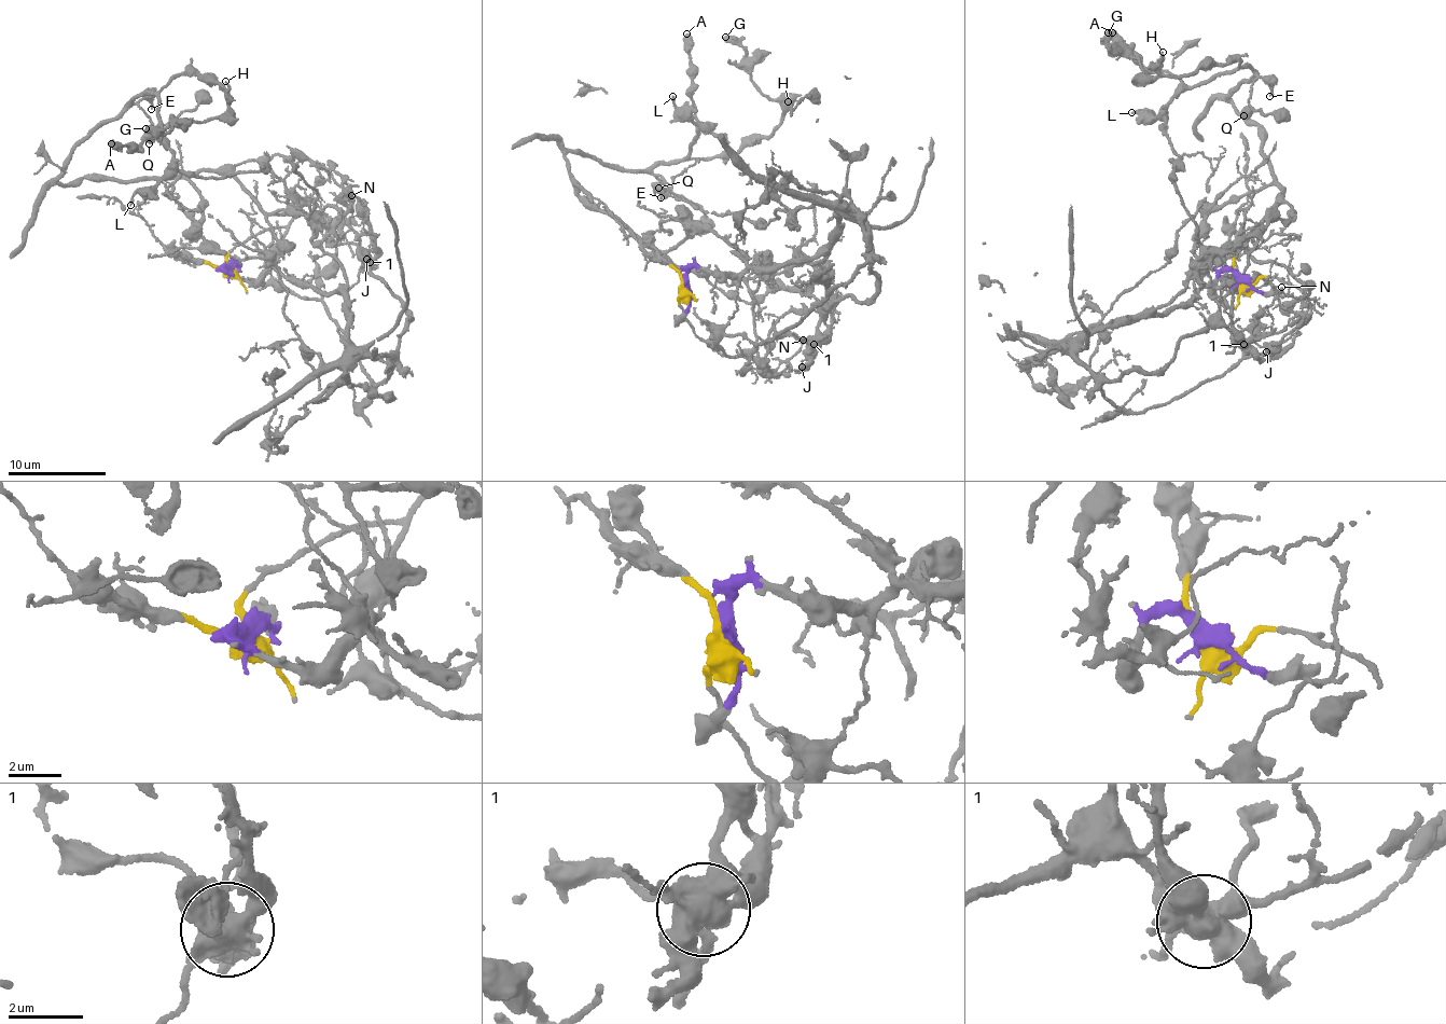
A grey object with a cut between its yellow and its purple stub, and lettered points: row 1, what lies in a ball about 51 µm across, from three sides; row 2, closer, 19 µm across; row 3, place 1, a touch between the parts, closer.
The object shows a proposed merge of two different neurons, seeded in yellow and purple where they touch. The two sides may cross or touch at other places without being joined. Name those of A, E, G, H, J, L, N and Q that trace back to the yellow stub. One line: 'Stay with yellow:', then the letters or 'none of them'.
Stay with yellow: A, E, G, H, L, Q

